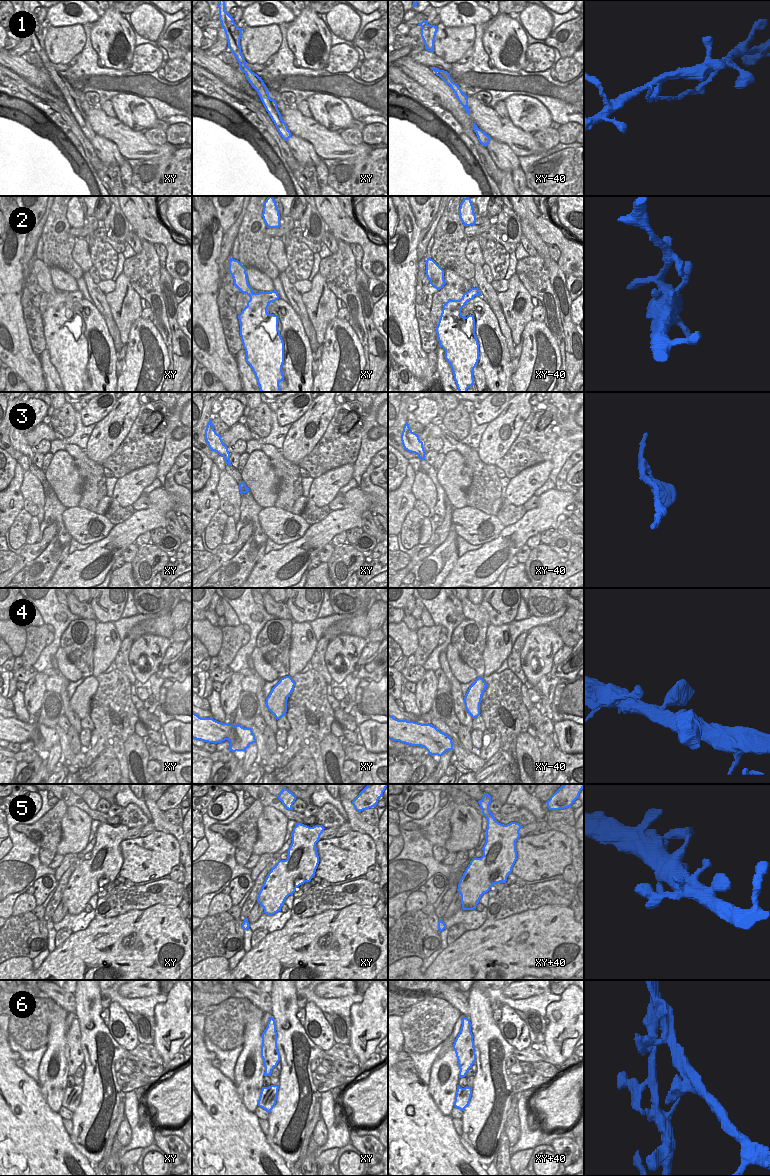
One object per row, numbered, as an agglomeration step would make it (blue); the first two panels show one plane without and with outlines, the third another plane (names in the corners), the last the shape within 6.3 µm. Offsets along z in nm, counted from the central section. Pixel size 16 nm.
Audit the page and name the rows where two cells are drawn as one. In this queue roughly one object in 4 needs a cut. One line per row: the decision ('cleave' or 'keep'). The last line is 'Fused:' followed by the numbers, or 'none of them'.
1: cleave
2: keep
3: keep
4: keep
5: keep
6: keep
Fused: 1

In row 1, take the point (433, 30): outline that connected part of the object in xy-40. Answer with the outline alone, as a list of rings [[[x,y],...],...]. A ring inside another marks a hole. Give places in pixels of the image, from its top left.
[[[433,25],[430,28],[430,38],[429,38],[427,47],[425,48],[429,52],[434,52],[434,41],[435,41],[436,33],[437,33],[437,26]]]

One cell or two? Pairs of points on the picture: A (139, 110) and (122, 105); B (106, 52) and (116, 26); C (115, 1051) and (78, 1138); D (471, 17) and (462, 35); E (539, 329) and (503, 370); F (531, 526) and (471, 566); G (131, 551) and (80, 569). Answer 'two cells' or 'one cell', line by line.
A: one cell
B: one cell
C: one cell
D: two cells
E: two cells
F: one cell
G: two cells

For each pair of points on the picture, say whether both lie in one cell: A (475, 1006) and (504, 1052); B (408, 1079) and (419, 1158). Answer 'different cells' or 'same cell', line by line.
A: same cell
B: same cell

